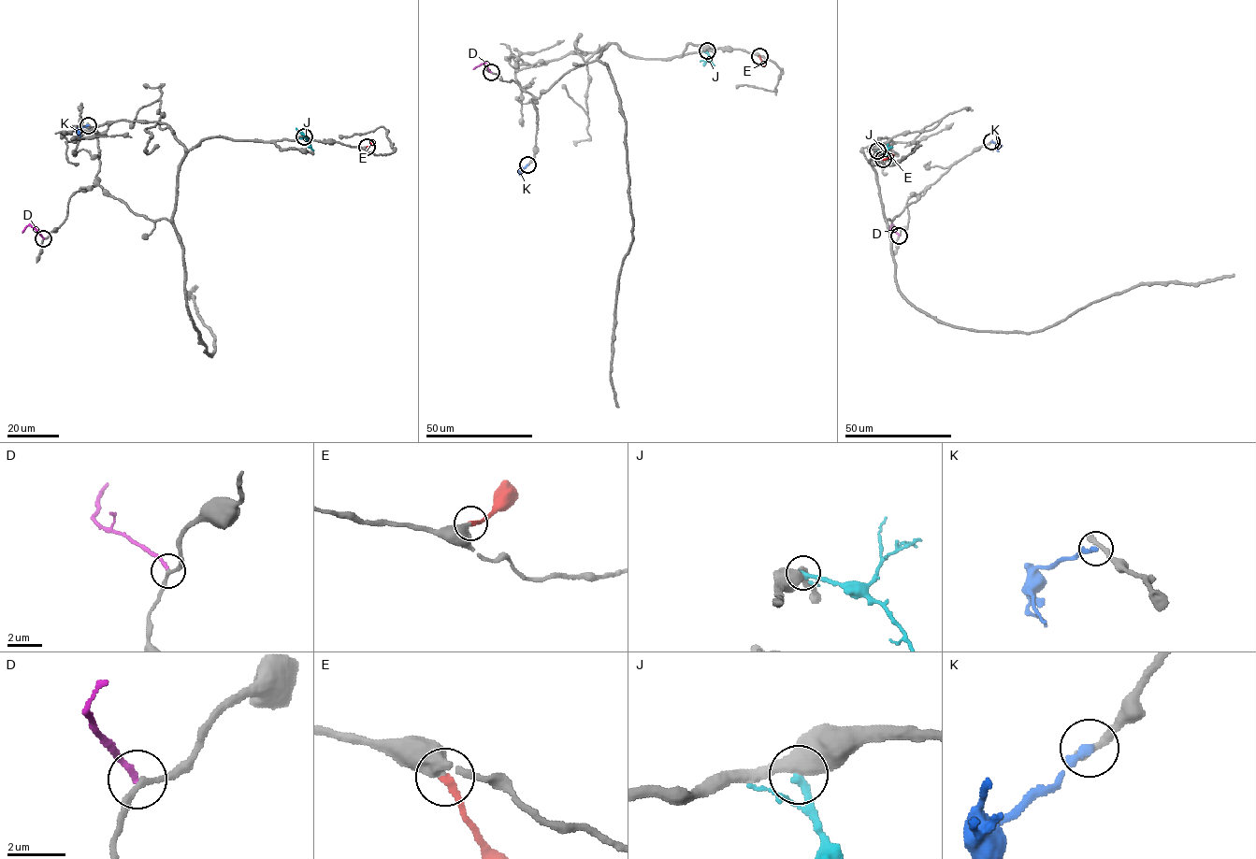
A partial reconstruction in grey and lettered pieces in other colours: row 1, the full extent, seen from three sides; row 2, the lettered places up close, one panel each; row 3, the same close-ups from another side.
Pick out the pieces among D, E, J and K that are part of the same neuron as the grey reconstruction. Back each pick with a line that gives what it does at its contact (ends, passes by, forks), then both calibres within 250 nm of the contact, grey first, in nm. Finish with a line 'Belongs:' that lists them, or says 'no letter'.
E: it ends; calibres 480 and 280 nm
Belongs: E

